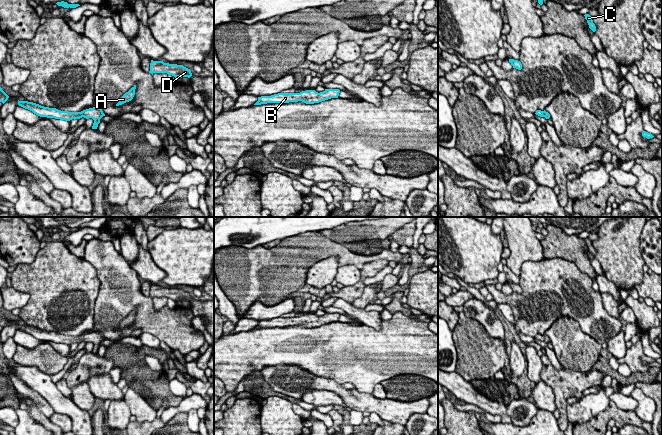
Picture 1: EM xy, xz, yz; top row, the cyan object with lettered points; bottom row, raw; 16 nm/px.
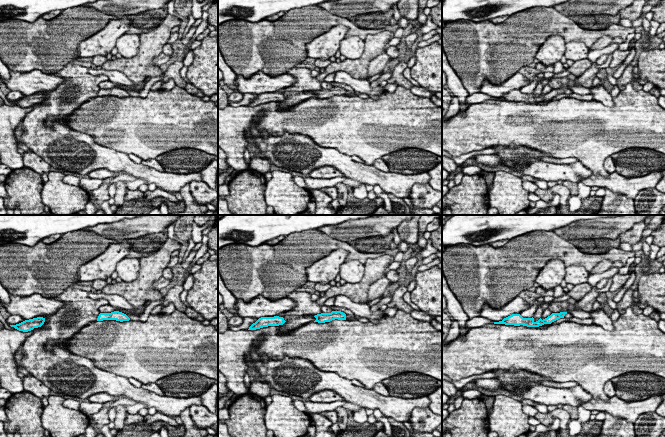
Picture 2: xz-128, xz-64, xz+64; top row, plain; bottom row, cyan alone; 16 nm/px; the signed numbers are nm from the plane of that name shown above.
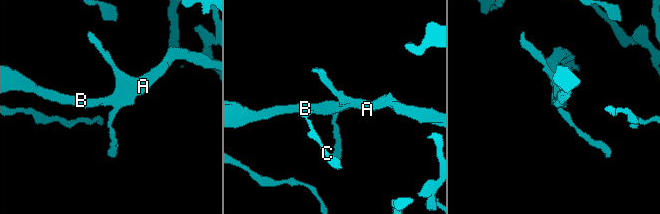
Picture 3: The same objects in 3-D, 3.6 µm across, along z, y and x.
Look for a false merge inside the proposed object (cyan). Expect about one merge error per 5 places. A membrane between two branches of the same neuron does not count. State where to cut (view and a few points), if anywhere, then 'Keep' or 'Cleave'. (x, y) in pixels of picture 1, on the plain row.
No split. Keep

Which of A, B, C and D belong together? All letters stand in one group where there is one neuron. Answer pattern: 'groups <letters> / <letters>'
groups A B C D

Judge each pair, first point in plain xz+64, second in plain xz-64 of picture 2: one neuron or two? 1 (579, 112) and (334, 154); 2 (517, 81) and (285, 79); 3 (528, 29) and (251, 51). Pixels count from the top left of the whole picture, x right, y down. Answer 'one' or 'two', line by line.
1: two
2: one
3: one

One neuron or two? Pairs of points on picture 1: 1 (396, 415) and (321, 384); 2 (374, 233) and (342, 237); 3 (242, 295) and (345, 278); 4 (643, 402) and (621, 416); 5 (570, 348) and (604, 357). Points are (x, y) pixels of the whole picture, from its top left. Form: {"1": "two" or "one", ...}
{"1": "one", "2": "one", "3": "two", "4": "two", "5": "two"}

